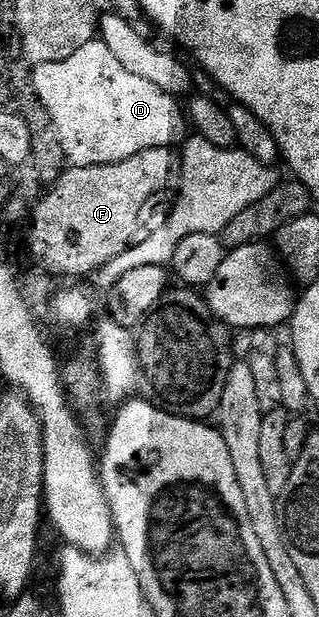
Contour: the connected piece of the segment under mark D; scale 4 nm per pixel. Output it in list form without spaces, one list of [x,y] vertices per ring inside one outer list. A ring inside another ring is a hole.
[[[102,41],[75,49],[67,61],[38,63],[32,72],[35,93],[51,113],[59,145],[63,145],[65,158],[74,167],[127,161],[143,149],[167,147],[174,142],[182,104],[180,107],[174,96],[131,73]]]

